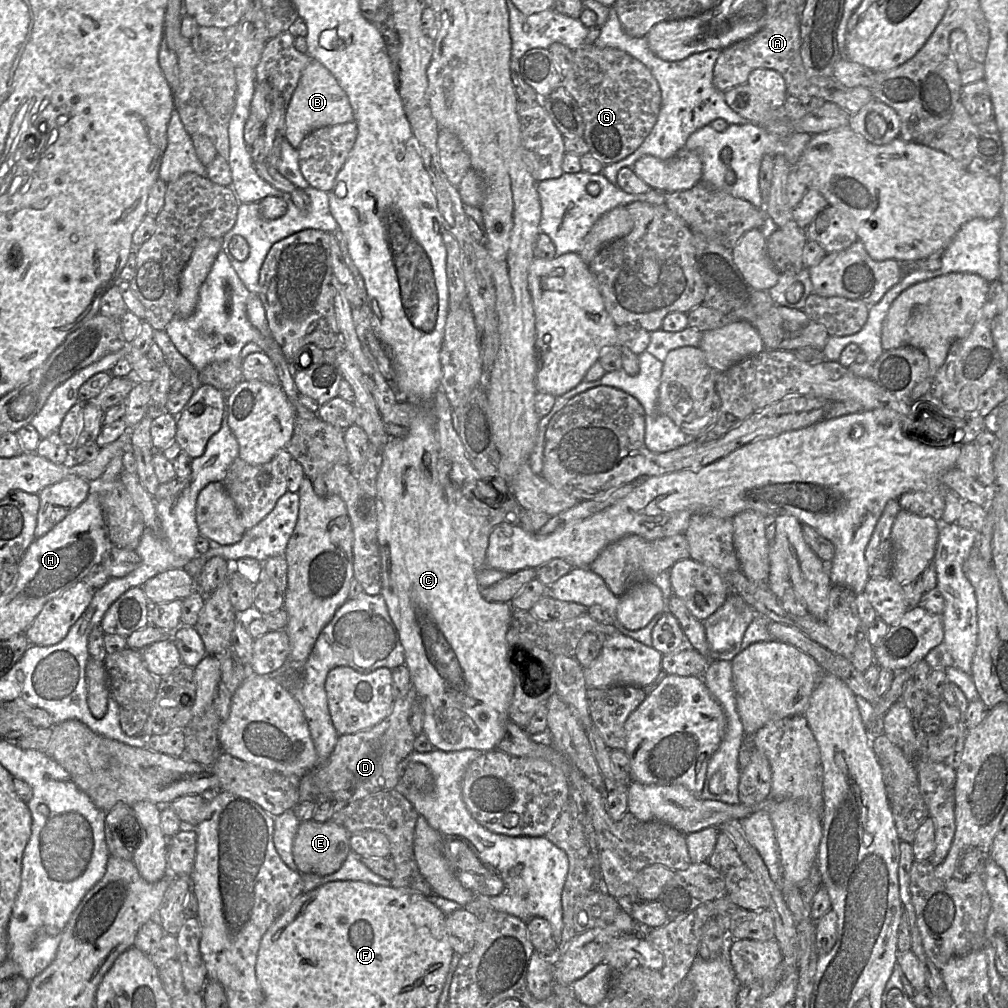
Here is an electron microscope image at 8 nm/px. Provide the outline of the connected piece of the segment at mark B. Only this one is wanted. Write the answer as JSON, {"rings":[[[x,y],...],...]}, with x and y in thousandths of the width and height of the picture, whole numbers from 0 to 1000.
{"rings":[[[308,59],[285,104],[284,138],[296,149],[301,138],[310,130],[322,125],[332,125],[350,120],[351,115],[346,98],[333,77],[316,61]]]}

